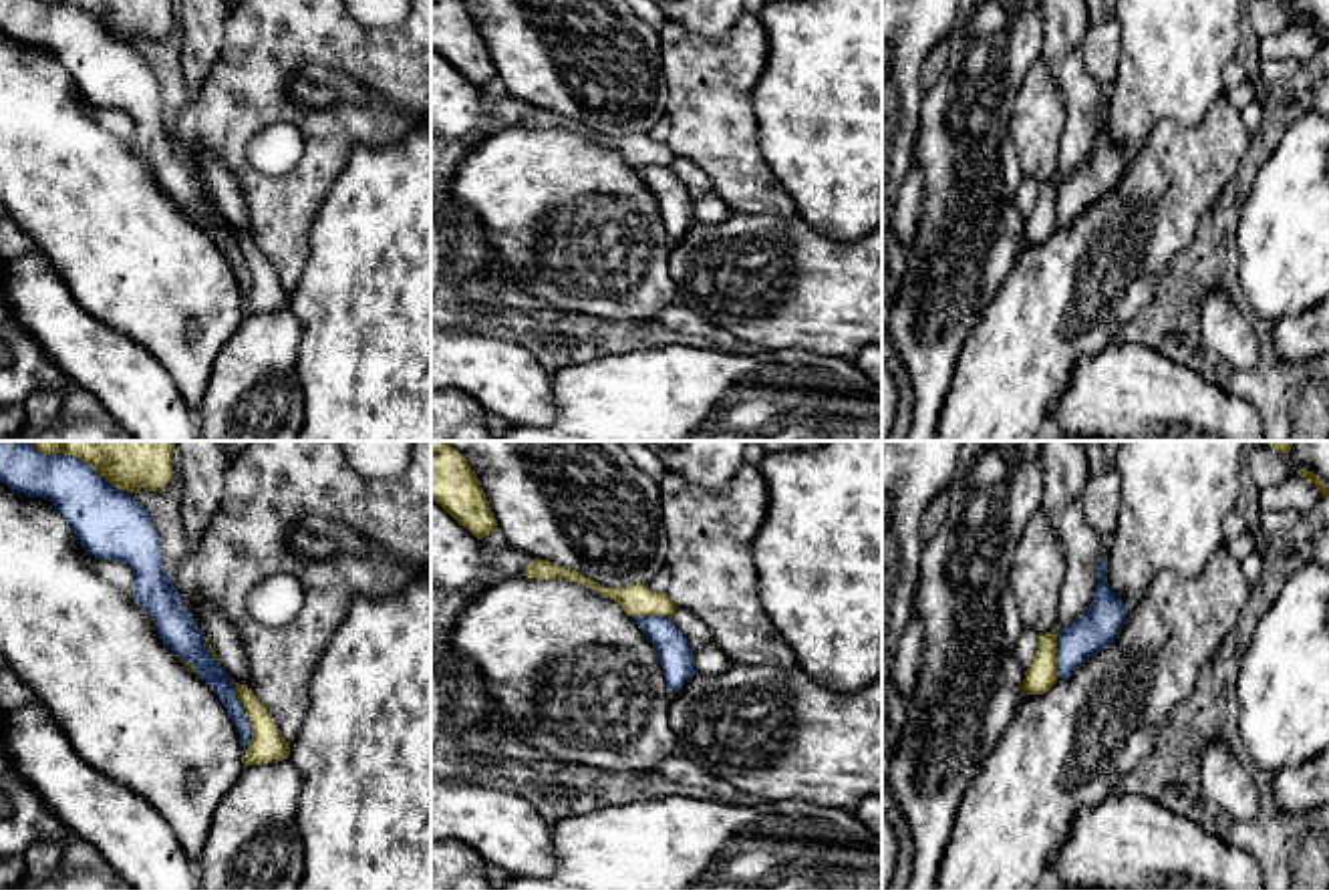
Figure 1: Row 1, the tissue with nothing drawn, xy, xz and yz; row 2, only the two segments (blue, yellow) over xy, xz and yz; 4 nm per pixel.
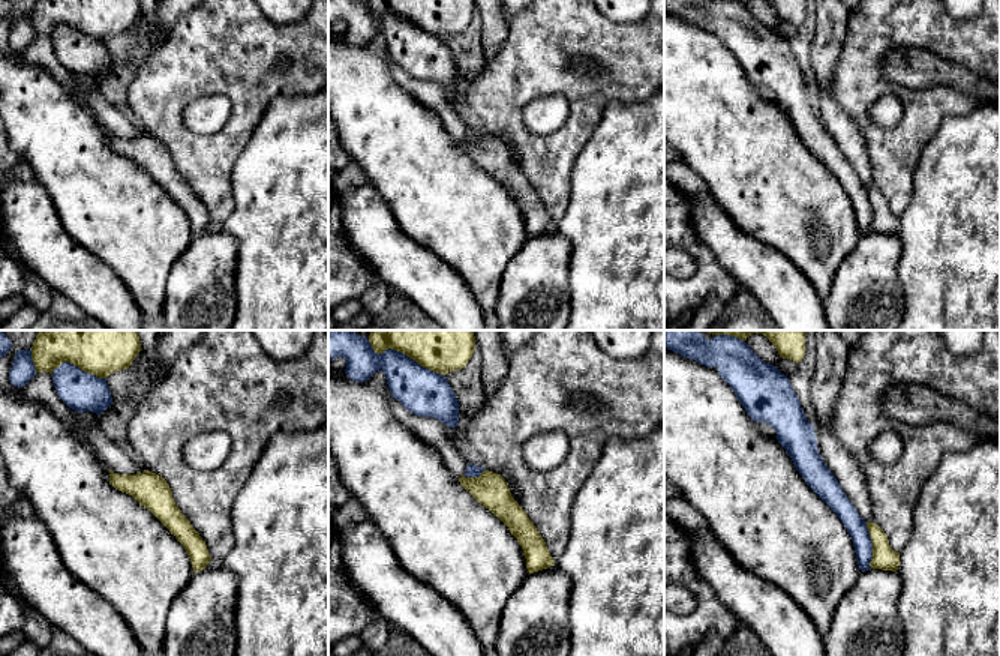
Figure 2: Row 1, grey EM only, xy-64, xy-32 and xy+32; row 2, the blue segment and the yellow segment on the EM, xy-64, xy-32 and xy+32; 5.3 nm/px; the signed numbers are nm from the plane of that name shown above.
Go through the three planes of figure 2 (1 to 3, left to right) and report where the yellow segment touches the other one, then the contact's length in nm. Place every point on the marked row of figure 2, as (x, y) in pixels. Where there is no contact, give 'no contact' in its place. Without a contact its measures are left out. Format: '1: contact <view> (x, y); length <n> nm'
1: contact xy-64 (77, 367); length 300 nm
2: contact xy-32 (402, 353); length 460 nm
3: contact xy+32 (871, 545); length 260 nm

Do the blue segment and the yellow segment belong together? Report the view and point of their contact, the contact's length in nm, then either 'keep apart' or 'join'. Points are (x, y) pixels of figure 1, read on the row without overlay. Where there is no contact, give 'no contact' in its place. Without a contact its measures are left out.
contact xy (246, 264); length 300 nm; keep apart

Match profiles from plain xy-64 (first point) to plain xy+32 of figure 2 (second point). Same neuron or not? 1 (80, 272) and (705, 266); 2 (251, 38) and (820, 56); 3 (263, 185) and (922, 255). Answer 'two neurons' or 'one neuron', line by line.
1: two neurons
2: two neurons
3: one neuron

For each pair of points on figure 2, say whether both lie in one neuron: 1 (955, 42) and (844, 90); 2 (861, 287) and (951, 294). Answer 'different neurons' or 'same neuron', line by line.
1: same neuron
2: different neurons

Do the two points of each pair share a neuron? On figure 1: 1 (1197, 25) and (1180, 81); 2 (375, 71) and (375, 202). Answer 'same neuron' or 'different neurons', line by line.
1: same neuron
2: different neurons

